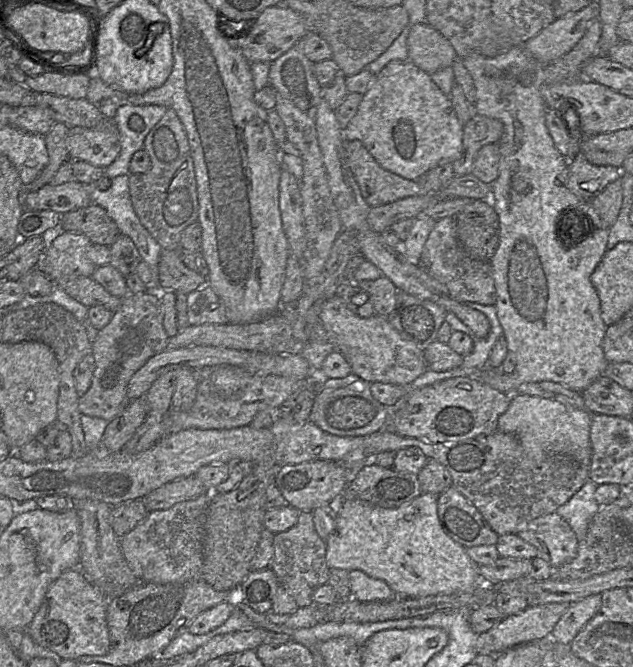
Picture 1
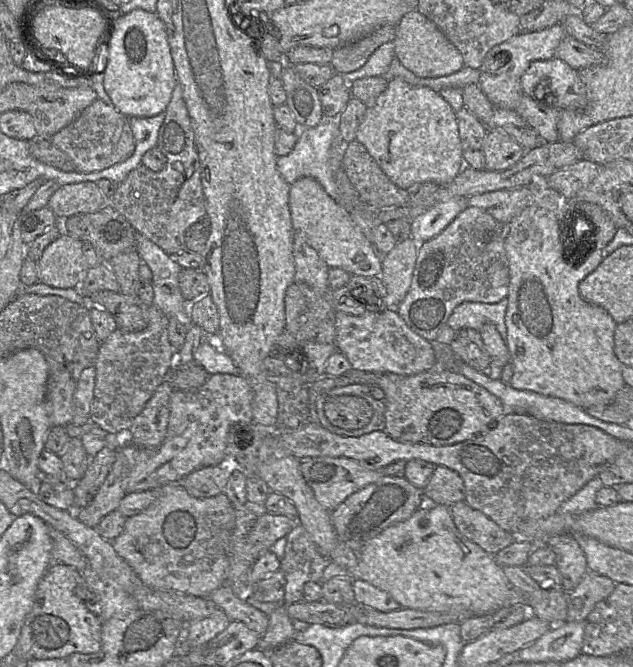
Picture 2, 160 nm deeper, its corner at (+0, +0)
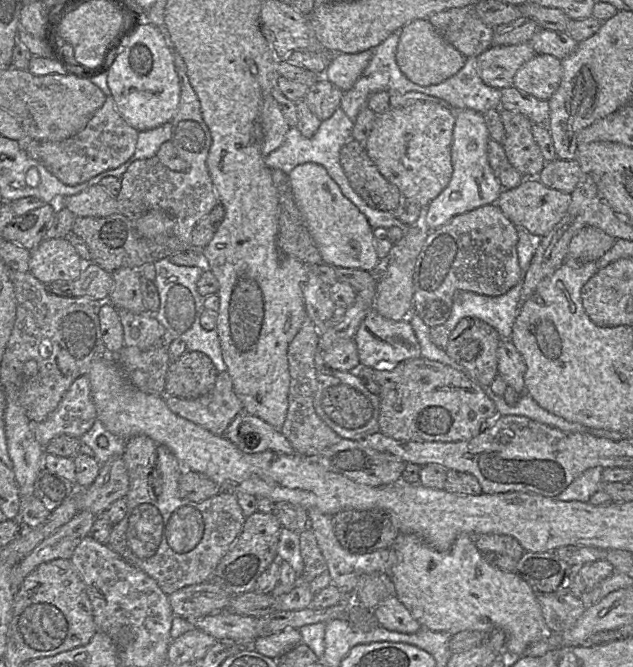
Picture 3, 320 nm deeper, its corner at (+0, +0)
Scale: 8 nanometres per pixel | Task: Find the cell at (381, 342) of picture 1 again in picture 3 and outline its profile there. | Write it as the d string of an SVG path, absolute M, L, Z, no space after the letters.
M372 309L362 321L354 340L357 345L360 365L382 367L399 364L421 357L421 348L409 319L393 321L384 318Z

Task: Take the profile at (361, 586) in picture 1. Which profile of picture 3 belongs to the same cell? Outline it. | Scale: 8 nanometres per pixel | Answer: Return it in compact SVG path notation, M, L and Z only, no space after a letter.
M396 596L388 597L381 601L374 609L379 626L404 634L413 634L422 629L405 606Z

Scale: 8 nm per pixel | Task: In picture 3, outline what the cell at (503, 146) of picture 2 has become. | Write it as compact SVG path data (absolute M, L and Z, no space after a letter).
M500 109L505 129L502 144L510 164L525 178L537 178L546 161L532 135L533 122L525 115Z

